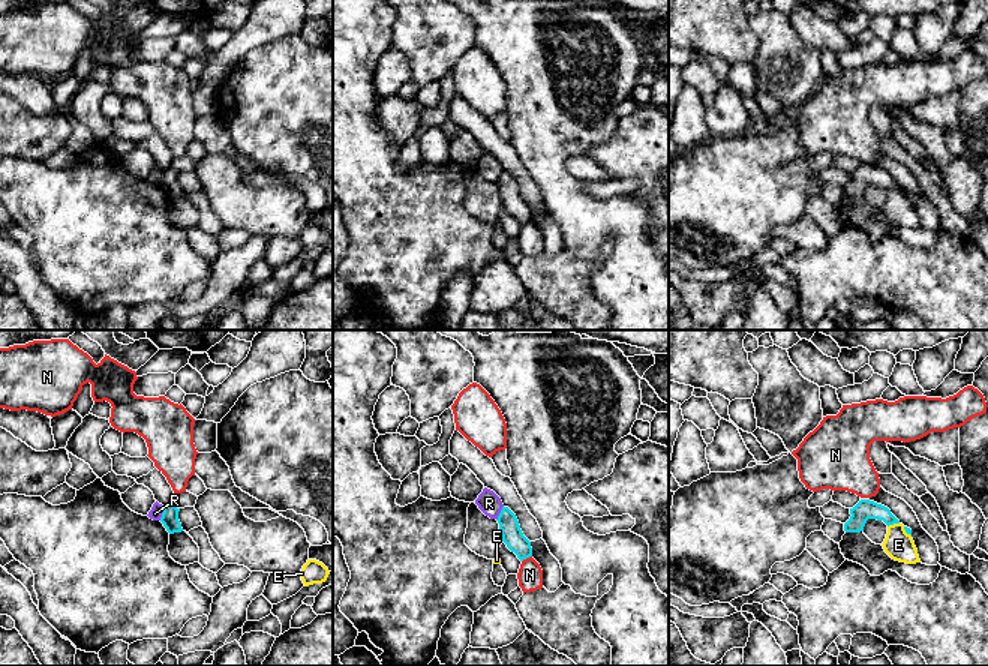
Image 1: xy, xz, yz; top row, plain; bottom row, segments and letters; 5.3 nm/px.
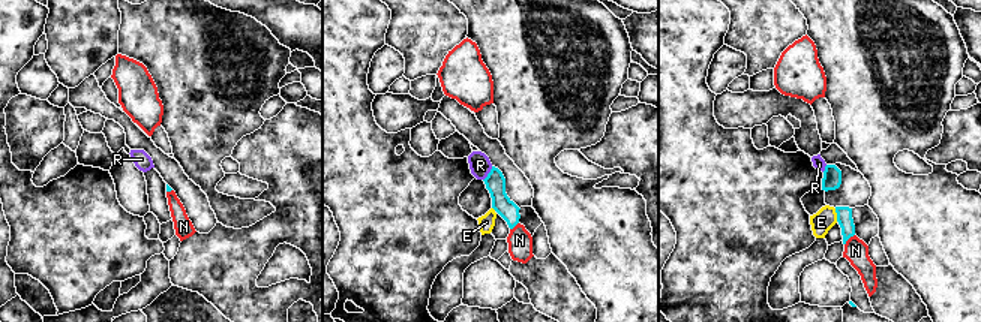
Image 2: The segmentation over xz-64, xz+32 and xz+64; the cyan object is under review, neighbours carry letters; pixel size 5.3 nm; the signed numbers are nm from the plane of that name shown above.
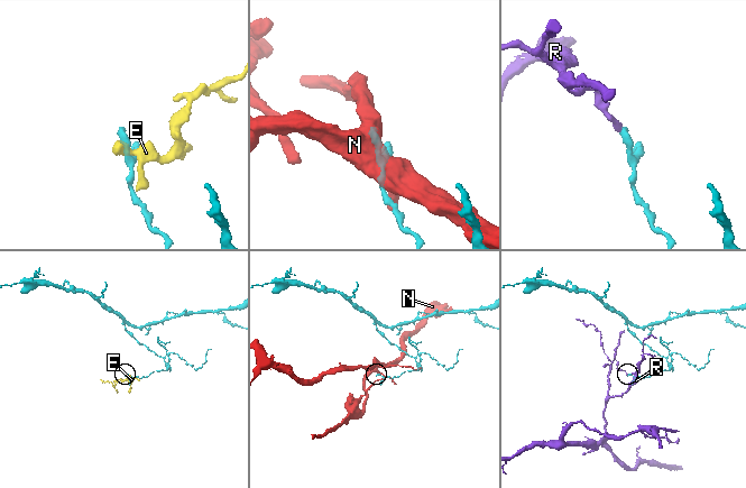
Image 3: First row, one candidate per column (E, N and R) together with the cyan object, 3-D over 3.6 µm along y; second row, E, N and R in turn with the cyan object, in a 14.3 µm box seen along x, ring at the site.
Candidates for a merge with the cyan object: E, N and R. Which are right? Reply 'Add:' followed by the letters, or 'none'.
Add: none

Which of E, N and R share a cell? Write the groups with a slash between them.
E / N / R

